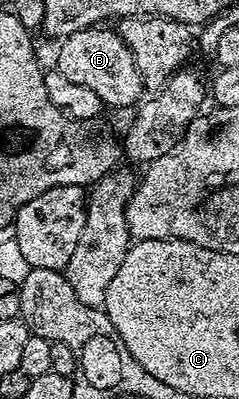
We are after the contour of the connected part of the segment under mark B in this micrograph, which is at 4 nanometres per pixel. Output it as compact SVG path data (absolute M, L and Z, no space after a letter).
M93 25L78 33L63 36L57 42L60 44L56 47L54 71L61 79L80 85L82 89L90 89L90 93L94 93L105 108L131 108L137 102L136 90L141 90L142 87L136 74L136 62L119 34L115 30L107 31L108 29L104 25Z

